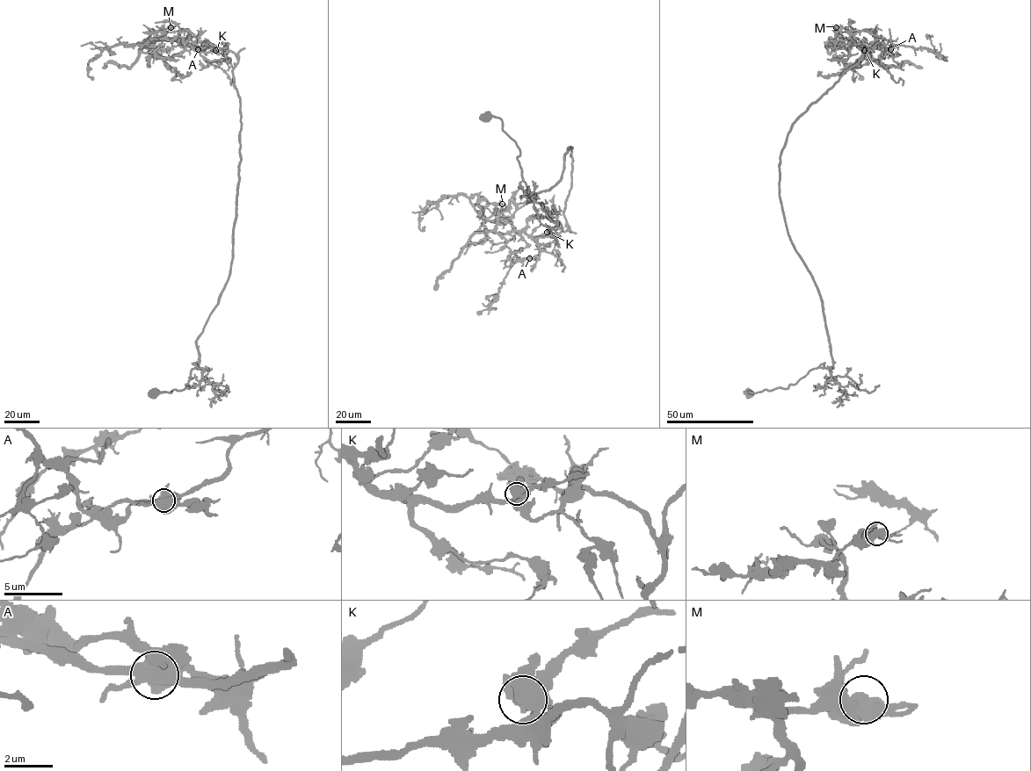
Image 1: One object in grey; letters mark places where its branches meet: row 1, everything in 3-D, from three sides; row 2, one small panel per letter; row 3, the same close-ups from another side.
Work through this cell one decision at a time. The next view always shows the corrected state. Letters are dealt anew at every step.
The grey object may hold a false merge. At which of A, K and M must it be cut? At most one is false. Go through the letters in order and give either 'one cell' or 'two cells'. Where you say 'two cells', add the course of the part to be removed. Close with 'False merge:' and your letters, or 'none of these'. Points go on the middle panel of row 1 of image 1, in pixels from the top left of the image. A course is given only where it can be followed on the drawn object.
A: two cells; course (529, 258), (569, 226), (572, 147), (562, 178), (529, 200), (520, 149), (499, 118), (479, 118)
K: one cell
M: one cell
False merge: A

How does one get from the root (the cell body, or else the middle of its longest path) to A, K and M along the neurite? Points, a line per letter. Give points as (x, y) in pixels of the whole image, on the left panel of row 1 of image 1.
A: (153, 392), (189, 388), (191, 371), (203, 369), (197, 337), (232, 259), (237, 58), (198, 48)
K: (153, 392), (189, 388), (191, 371), (203, 369), (197, 337), (229, 274), (240, 98), (235, 54), (215, 50)
M: (153, 392), (189, 388), (203, 369), (197, 339), (229, 274), (240, 161), (235, 54), (148, 42), (170, 27)

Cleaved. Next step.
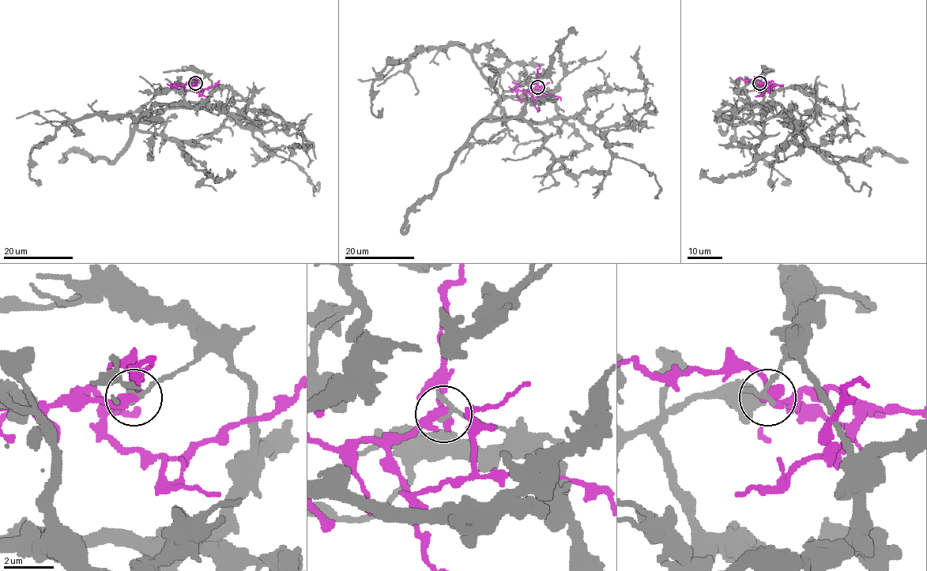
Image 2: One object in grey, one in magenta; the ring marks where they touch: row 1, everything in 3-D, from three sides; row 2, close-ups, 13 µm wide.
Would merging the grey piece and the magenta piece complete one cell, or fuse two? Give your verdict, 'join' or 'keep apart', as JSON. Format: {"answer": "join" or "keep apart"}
{"answer": "keep apart"}

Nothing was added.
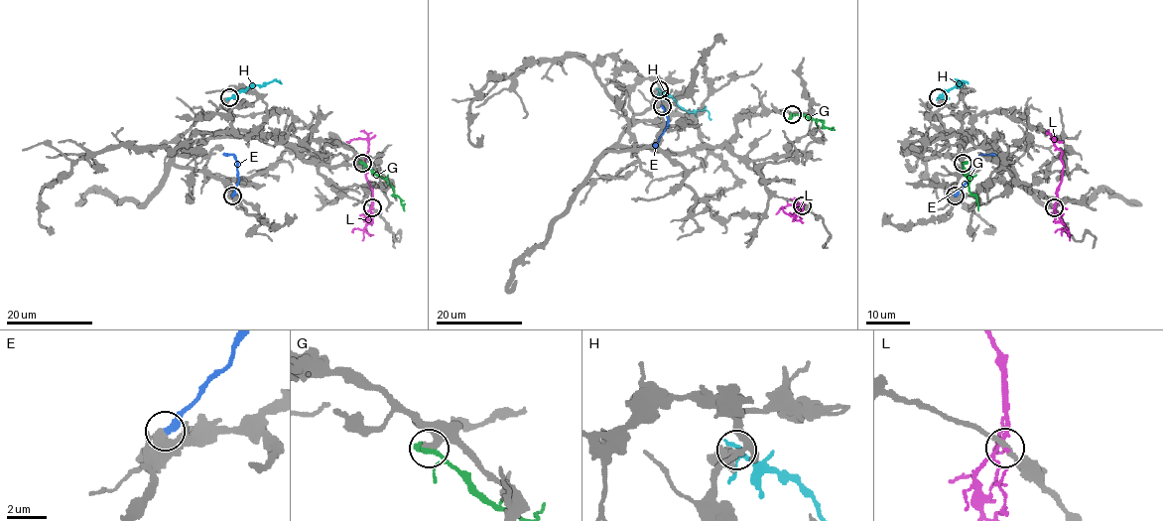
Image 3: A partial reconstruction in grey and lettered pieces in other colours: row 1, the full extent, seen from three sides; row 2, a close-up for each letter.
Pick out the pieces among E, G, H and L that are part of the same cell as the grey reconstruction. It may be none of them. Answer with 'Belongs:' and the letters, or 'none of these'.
Belongs: none of these

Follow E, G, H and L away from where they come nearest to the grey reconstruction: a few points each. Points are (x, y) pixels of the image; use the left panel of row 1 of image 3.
E: (232, 195), (239, 180), (236, 160), (232, 154), (226, 155)
G: (362, 163), (386, 180), (404, 210)
H: (229, 98), (250, 87), (276, 80), (281, 83)
L: (372, 208), (372, 188), (365, 167), (368, 142), (365, 139), (345, 141)

